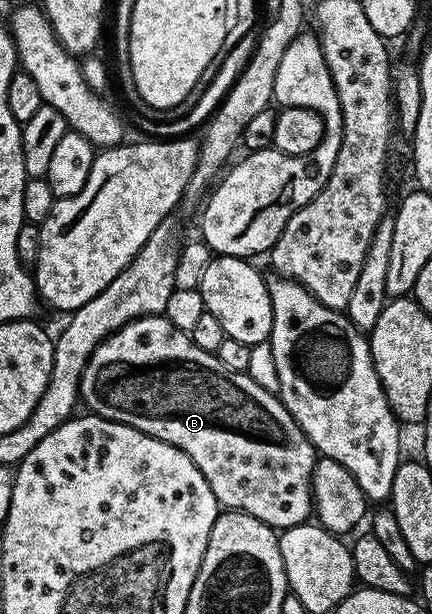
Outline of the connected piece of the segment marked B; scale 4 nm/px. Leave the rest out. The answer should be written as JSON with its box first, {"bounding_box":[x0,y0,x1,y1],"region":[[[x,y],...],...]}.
{"bounding_box":[80,314,316,529],"region":[[[165,314],[146,315],[143,319],[134,319],[128,325],[124,325],[114,335],[108,336],[92,353],[92,357],[84,369],[80,392],[81,402],[83,404],[87,403],[90,406],[87,408],[102,419],[111,419],[117,423],[135,427],[160,441],[164,441],[168,445],[178,447],[193,461],[196,469],[200,469],[200,473],[204,473],[204,481],[208,481],[216,501],[223,508],[248,513],[275,529],[295,527],[307,522],[311,518],[314,509],[314,494],[312,493],[310,482],[314,472],[316,452],[312,441],[308,441],[304,429],[300,429],[300,425],[292,417],[292,413],[288,413],[288,409],[275,392],[256,385],[256,381],[252,381],[252,377],[248,373],[232,373],[232,369],[224,369],[224,365],[220,362],[215,352],[200,349],[200,345],[193,343],[185,330],[177,331],[174,328],[173,321],[166,318]]]}

